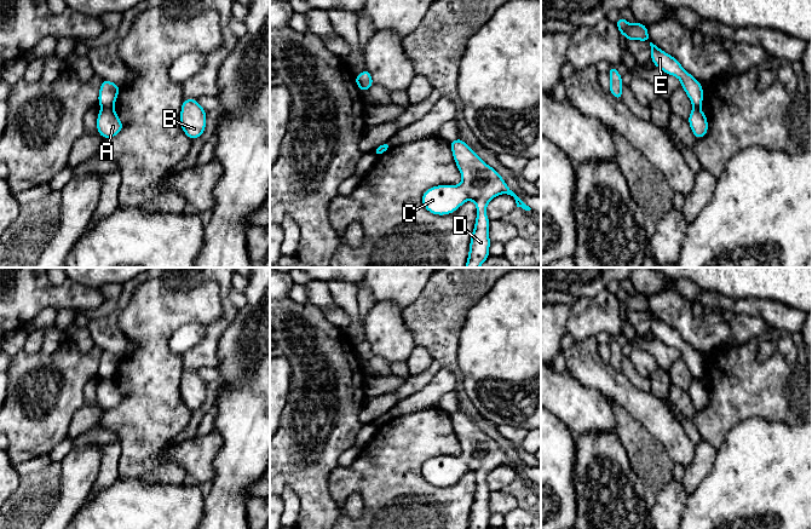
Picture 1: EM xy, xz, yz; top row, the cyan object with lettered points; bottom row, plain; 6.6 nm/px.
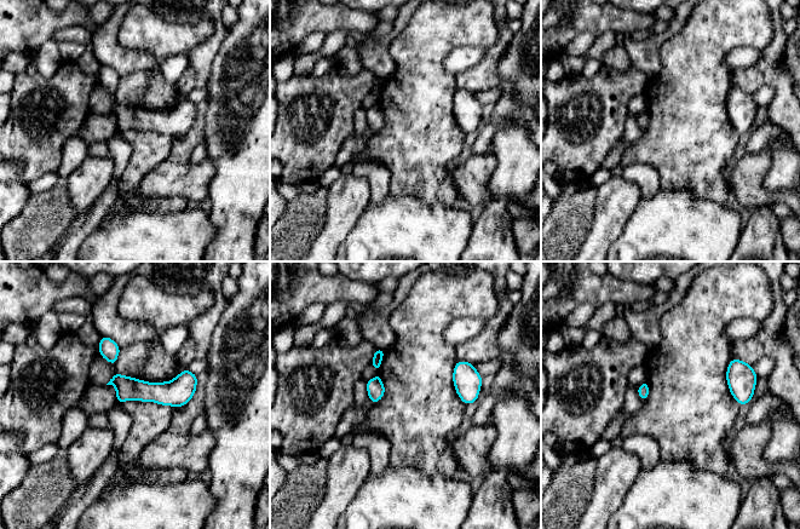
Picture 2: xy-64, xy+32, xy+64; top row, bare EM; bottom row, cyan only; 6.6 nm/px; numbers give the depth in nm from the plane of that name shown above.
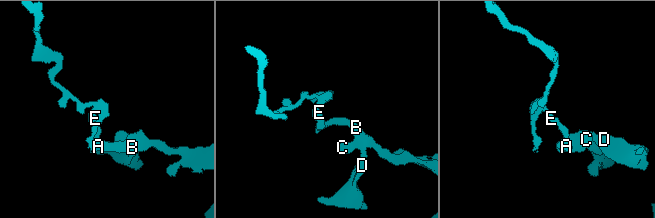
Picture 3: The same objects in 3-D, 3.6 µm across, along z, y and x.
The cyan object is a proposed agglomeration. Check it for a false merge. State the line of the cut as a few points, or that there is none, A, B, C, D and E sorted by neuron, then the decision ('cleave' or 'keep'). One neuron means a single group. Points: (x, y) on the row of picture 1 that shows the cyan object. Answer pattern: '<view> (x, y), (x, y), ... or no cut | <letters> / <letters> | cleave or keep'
xy (111, 105), (102, 108) | A B C D / E | cleave

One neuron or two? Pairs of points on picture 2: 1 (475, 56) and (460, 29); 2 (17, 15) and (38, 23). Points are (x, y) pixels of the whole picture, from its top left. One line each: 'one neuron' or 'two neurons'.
1: two neurons
2: one neuron

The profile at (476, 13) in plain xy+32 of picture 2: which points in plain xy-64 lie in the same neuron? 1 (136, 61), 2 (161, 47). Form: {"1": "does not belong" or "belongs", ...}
{"1": "does not belong", "2": "belongs"}

